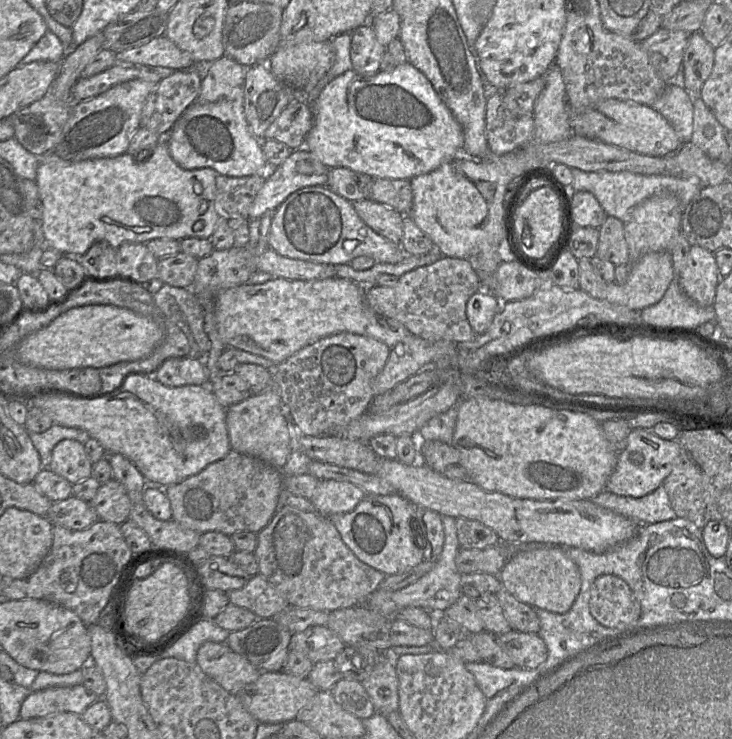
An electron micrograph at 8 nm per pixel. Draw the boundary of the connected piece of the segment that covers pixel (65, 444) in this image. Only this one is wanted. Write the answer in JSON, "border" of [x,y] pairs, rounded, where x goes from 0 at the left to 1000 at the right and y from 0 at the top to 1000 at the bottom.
{"border":[[[87,594],[72,606],[66,633],[101,656],[124,644],[126,629],[112,599]]]}

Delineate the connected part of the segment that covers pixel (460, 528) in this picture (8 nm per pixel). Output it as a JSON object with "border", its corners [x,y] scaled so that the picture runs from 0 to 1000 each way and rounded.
{"border":[[[623,701],[623,716],[630,743],[661,743],[683,733],[676,719],[649,704]]]}

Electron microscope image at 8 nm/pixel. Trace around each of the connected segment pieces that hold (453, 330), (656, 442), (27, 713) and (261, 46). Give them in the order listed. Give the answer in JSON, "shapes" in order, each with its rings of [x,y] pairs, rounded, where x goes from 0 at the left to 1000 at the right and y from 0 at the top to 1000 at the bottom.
{"shapes":[[[[602,346],[589,359],[570,361],[545,378],[537,388],[504,386],[497,403],[516,426],[549,437],[559,451],[583,461],[612,460],[622,465],[650,456],[637,426],[641,403],[657,390],[657,380],[639,350]]],[[[891,579],[863,581],[855,593],[852,605],[844,612],[840,635],[829,650],[827,663],[865,674],[878,673],[892,666],[917,640],[929,612],[930,602],[923,594],[904,594],[891,583]]],[[[113,926],[44,935],[27,958],[27,973],[60,970],[78,963],[112,968],[135,943]]],[[[329,1],[316,4],[310,12],[305,35],[307,76],[313,76],[335,91],[365,84],[381,64],[385,11],[357,3]]]]}

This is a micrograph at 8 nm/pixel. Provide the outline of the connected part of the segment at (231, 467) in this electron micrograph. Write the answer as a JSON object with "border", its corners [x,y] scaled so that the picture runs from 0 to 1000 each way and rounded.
{"border":[[[314,609],[306,620],[288,627],[270,641],[224,662],[232,677],[235,702],[240,706],[272,723],[294,719],[316,725],[325,719],[352,721],[365,712],[377,694],[385,660],[381,635],[348,618]]]}

